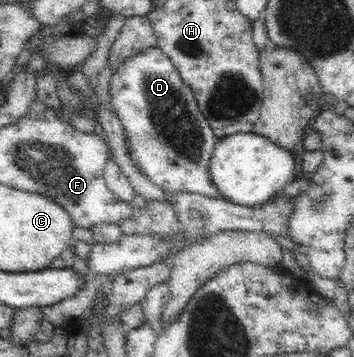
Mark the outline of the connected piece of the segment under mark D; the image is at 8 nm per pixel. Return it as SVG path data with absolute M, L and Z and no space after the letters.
M158 46L122 62L111 75L109 92L115 114L124 126L129 157L132 157L142 173L148 176L154 185L166 194L181 192L187 195L220 198L218 188L208 178L208 165L217 138L196 106L194 92L186 87L172 60L168 59Z

